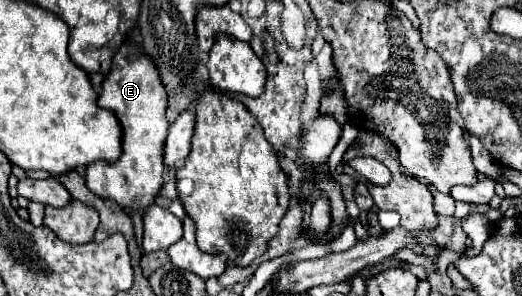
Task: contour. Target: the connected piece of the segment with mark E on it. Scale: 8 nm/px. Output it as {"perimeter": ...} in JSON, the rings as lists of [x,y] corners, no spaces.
{"perimeter":[[[131,43],[117,51],[113,69],[105,77],[103,91],[99,93],[99,105],[111,109],[123,127],[123,155],[115,163],[97,161],[87,165],[87,187],[97,197],[115,201],[121,207],[133,209],[133,205],[139,205],[141,209],[147,209],[155,203],[155,197],[163,187],[163,143],[169,133],[165,117],[167,93],[153,65],[149,65]]]}

